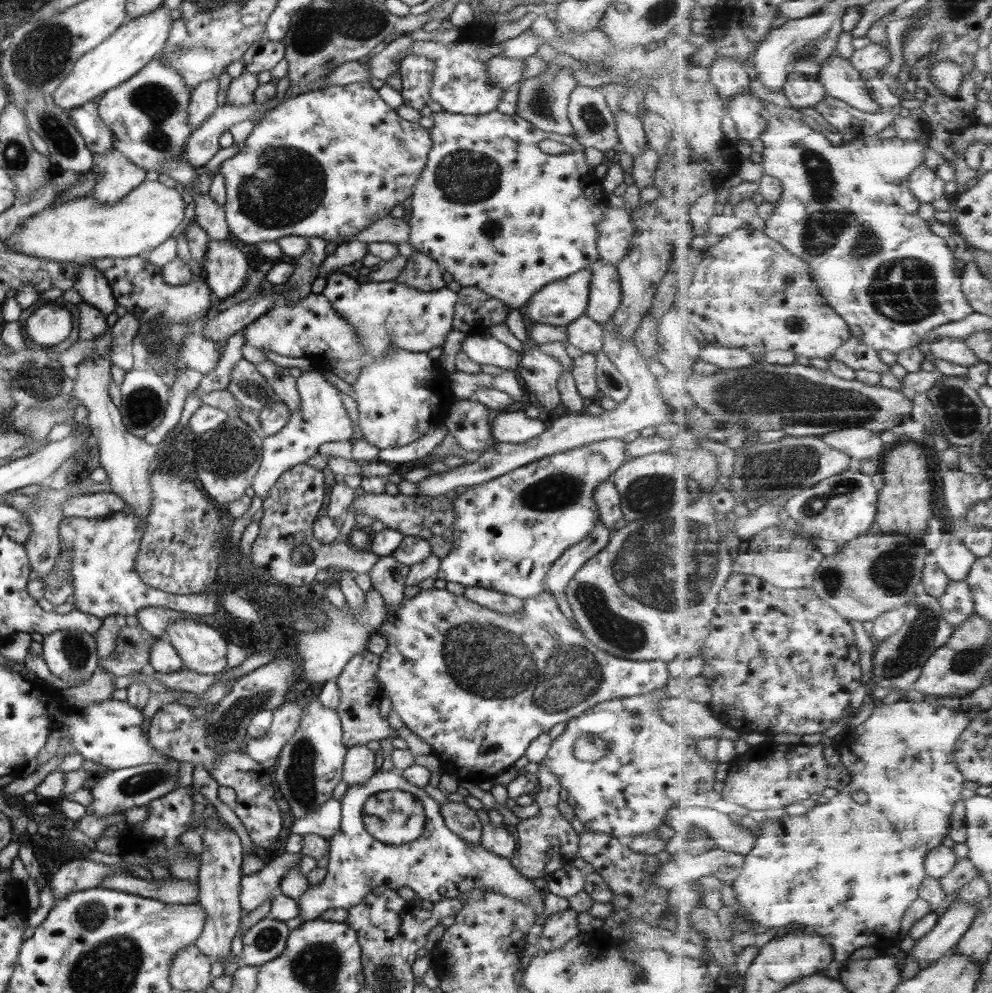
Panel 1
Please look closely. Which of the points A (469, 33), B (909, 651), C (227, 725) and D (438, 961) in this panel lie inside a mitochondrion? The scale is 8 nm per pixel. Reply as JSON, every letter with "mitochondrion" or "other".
{"A":"other","B":"mitochondrion","C":"mitochondrion","D":"other"}

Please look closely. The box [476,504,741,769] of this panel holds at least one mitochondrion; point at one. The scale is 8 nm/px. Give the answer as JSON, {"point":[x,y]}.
{"point":[651,562]}

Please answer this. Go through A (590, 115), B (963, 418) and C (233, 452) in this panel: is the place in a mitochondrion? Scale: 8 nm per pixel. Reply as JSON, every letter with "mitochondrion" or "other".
{"A":"mitochondrion","B":"mitochondrion","C":"mitochondrion"}

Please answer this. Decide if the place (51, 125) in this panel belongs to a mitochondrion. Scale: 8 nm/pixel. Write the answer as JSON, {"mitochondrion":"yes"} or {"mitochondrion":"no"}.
{"mitochondrion":"yes"}

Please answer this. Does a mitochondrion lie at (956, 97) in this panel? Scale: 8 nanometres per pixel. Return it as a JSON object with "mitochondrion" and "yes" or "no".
{"mitochondrion":"no"}

